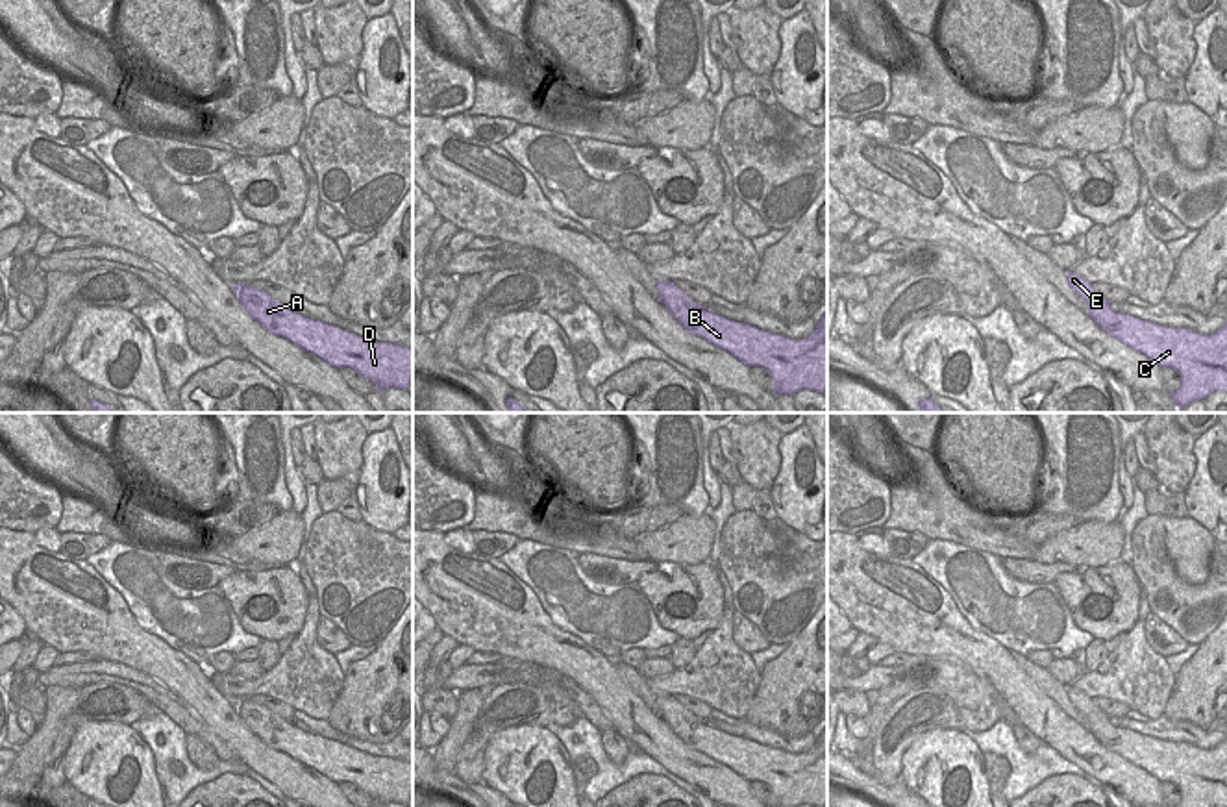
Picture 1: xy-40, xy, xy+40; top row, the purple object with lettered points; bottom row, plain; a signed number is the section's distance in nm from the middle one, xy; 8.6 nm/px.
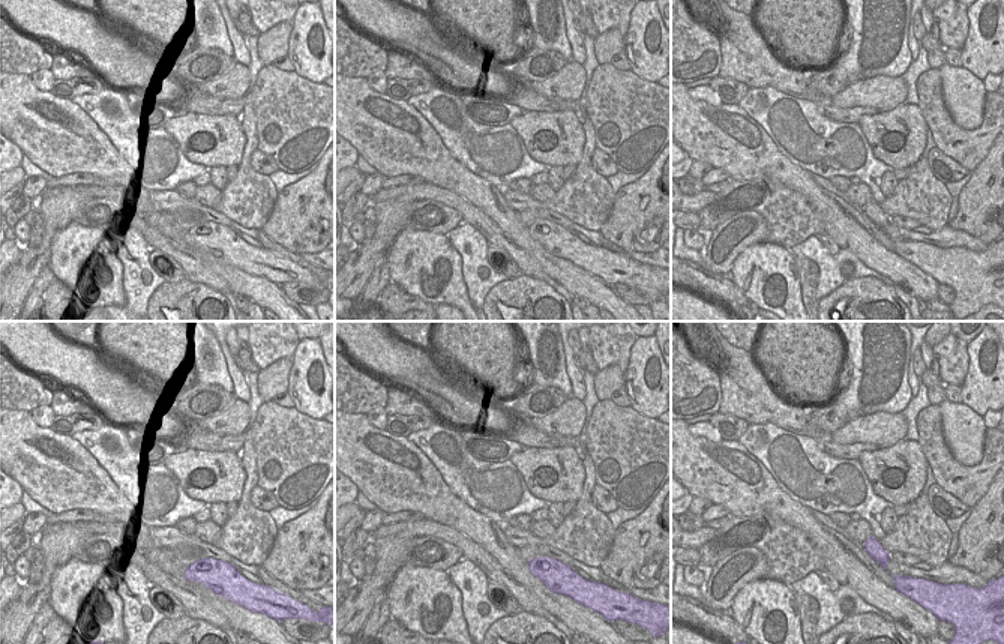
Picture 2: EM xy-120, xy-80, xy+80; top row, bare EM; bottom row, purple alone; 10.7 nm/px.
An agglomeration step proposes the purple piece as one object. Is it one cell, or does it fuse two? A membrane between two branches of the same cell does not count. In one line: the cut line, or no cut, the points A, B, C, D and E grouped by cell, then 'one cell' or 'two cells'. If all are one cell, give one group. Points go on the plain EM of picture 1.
no cut; A B C D E; one cell

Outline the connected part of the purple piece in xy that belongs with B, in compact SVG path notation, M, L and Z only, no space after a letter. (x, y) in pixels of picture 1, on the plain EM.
M675 696L655 700L659 716L688 748L731 768L750 783L768 785L775 807L827 805L827 727L812 750L788 753L711 727L687 711Z

